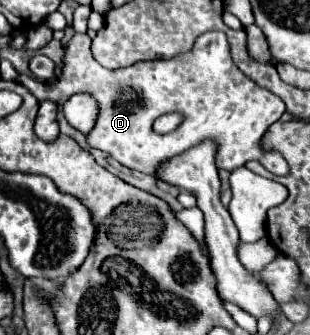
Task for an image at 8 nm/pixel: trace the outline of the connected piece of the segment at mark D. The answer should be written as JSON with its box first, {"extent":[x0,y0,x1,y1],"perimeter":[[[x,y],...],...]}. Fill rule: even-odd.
{"extent":[18,31,288,175],"perimeter":[[[212,31],[202,35],[186,55],[142,61],[124,69],[106,69],[92,57],[90,37],[74,35],[62,57],[64,65],[60,79],[54,83],[40,83],[28,75],[18,75],[18,83],[22,83],[38,101],[52,101],[56,105],[66,103],[76,93],[90,93],[98,101],[98,119],[86,135],[88,145],[106,151],[130,169],[154,175],[164,159],[180,155],[202,139],[214,139],[218,143],[218,169],[234,171],[246,161],[256,159],[270,173],[288,175],[286,159],[278,151],[266,151],[262,147],[264,133],[286,111],[284,101],[244,75],[232,61],[228,47],[226,35]],[[122,89],[134,93],[130,103],[120,103],[118,95]],[[166,113],[180,113],[184,117],[180,131],[160,135],[152,129],[154,119]]]}

